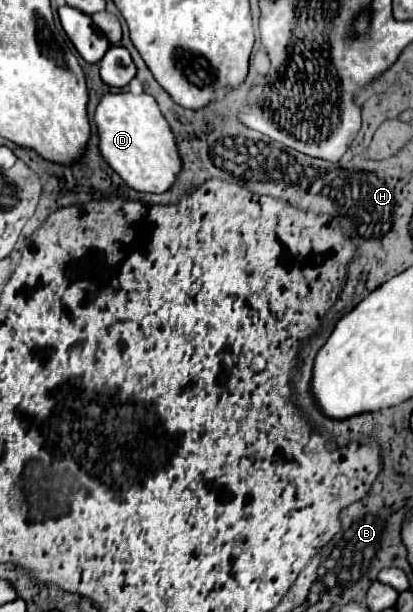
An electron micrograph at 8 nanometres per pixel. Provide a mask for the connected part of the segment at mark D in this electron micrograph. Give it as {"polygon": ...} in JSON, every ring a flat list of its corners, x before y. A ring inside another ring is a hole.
{"polygon":[[105,93,95,109,95,125,101,157,129,187,147,193,163,193,173,185,181,161,171,127,151,95]]}

